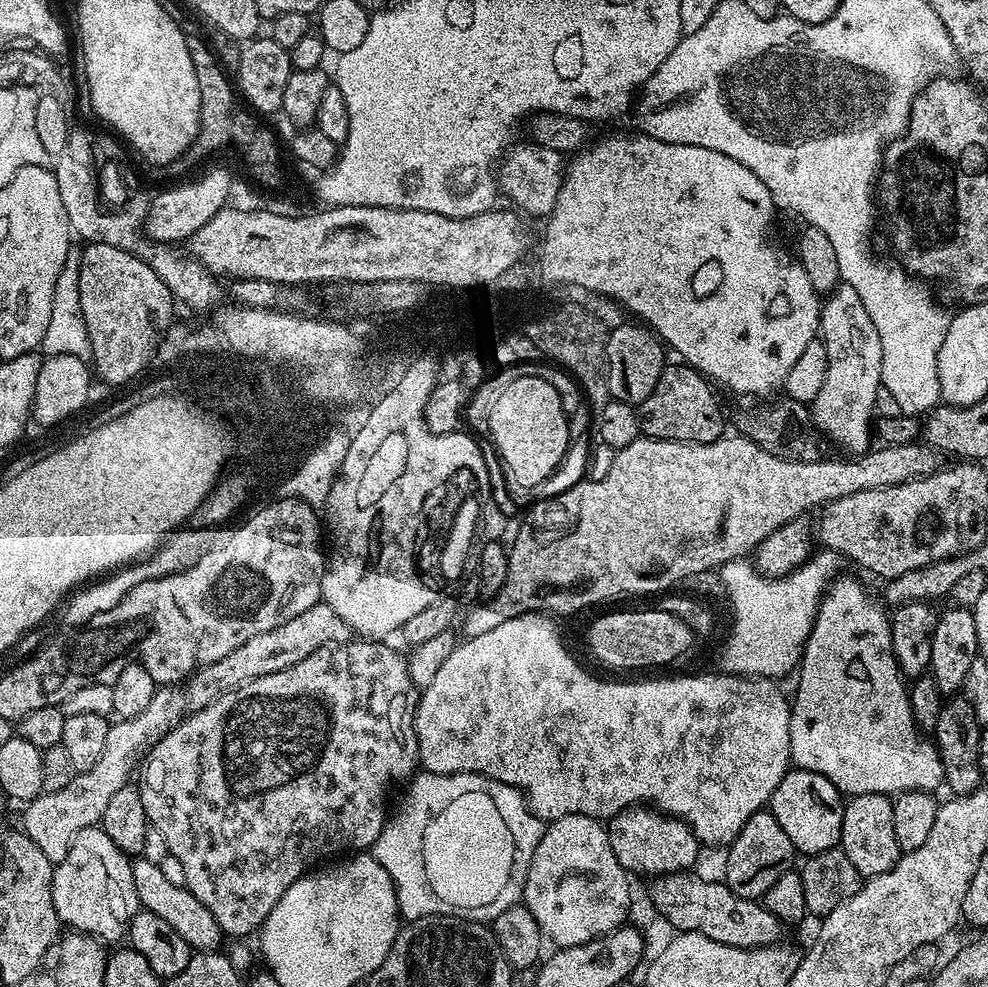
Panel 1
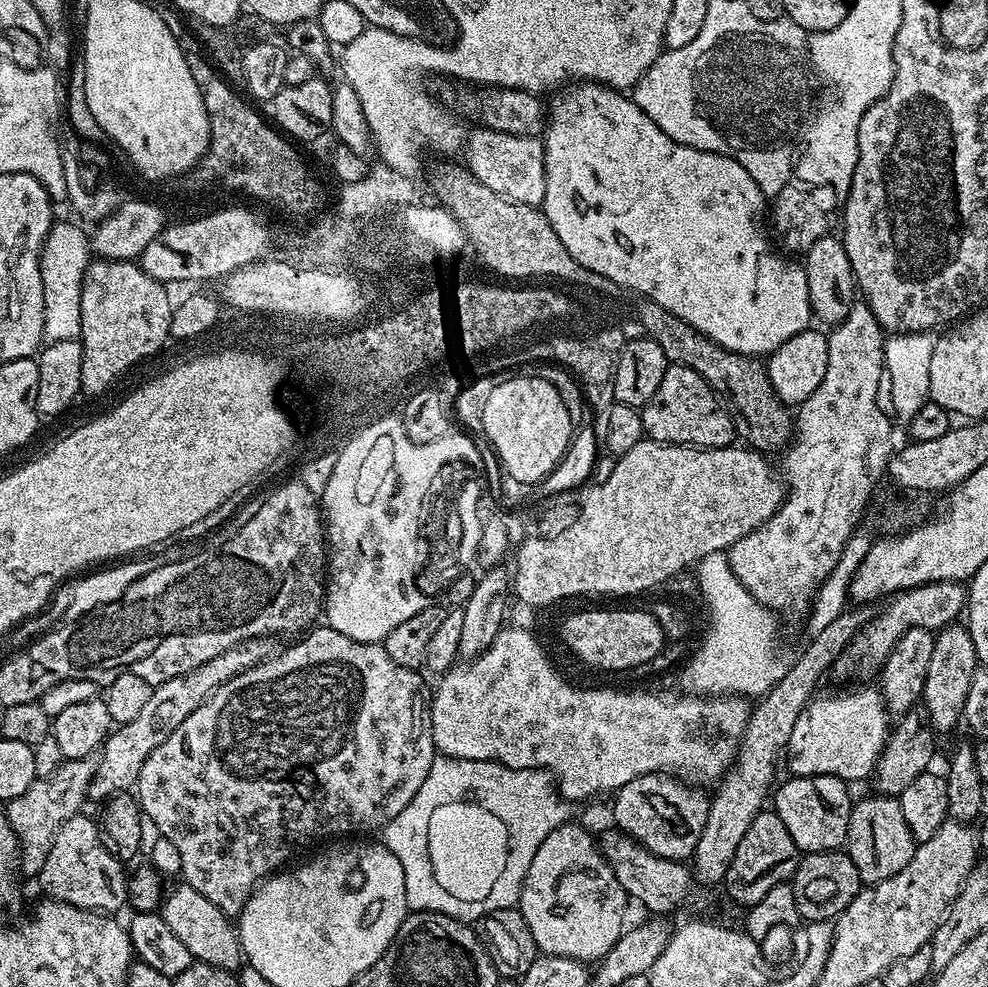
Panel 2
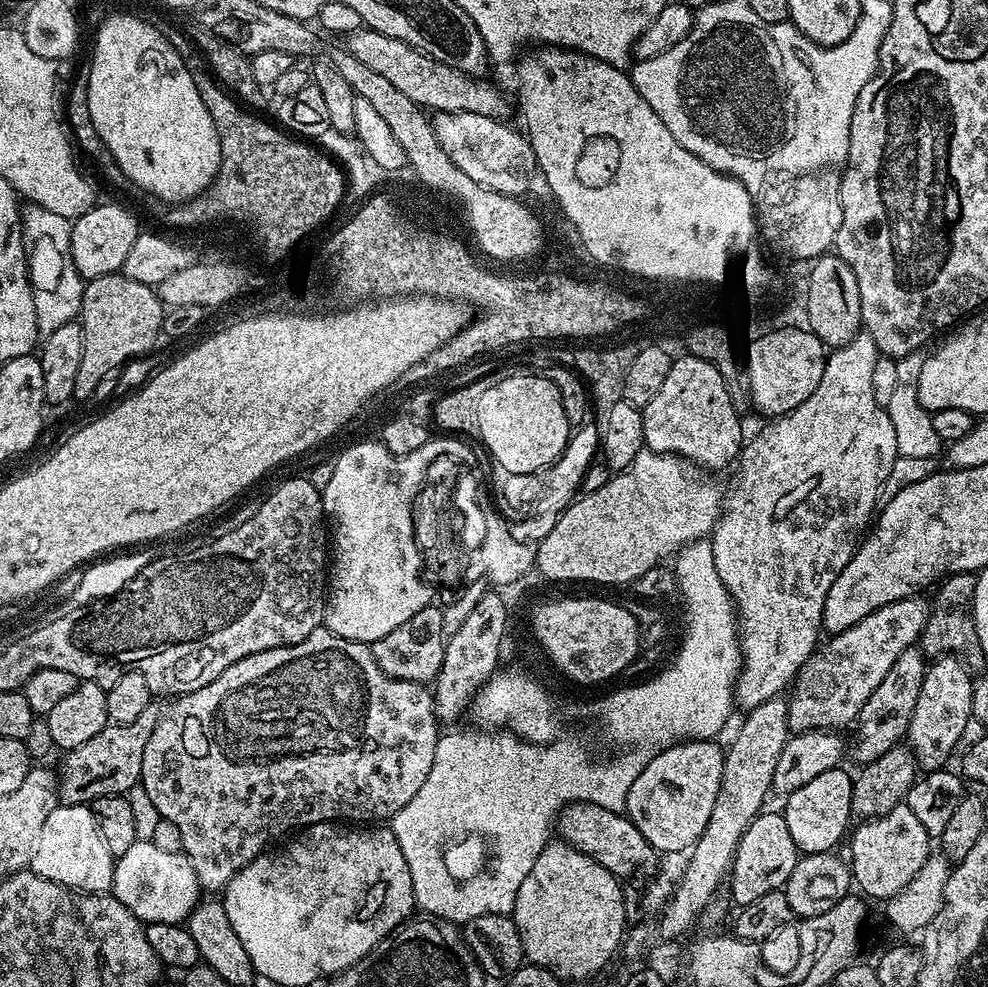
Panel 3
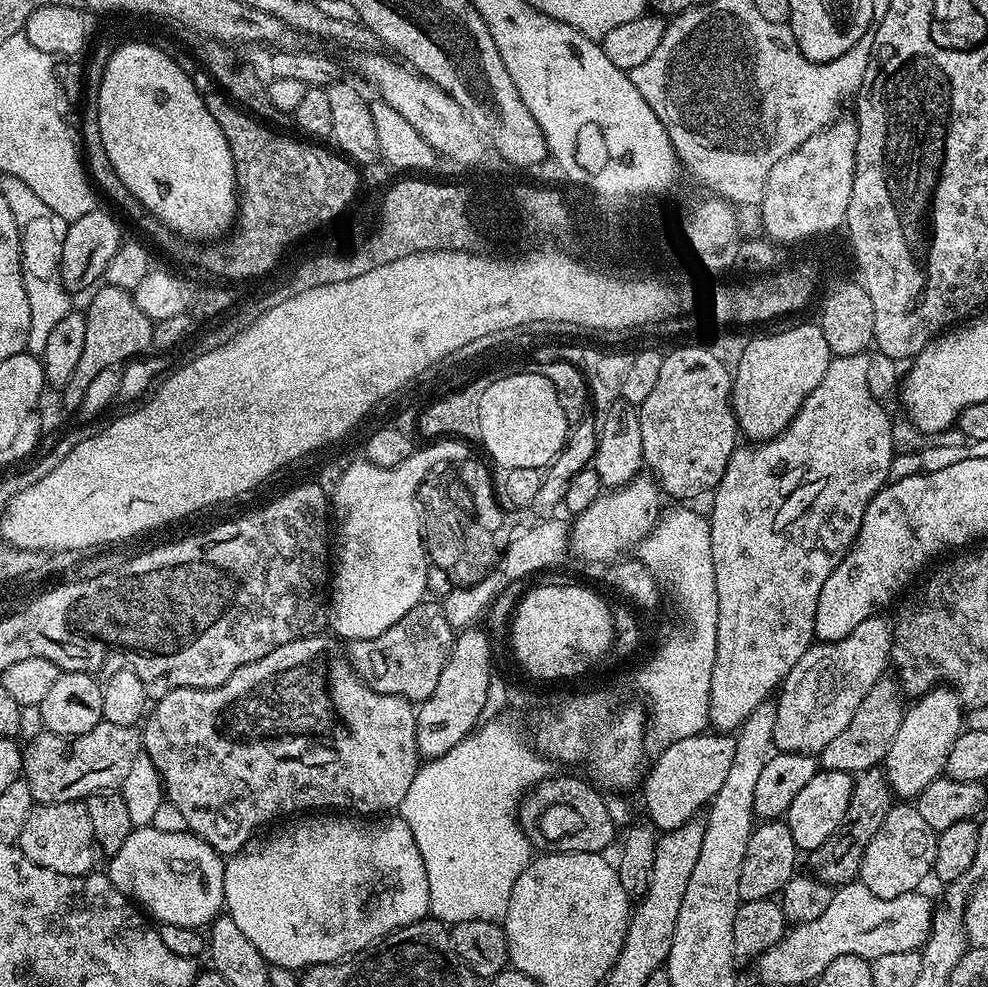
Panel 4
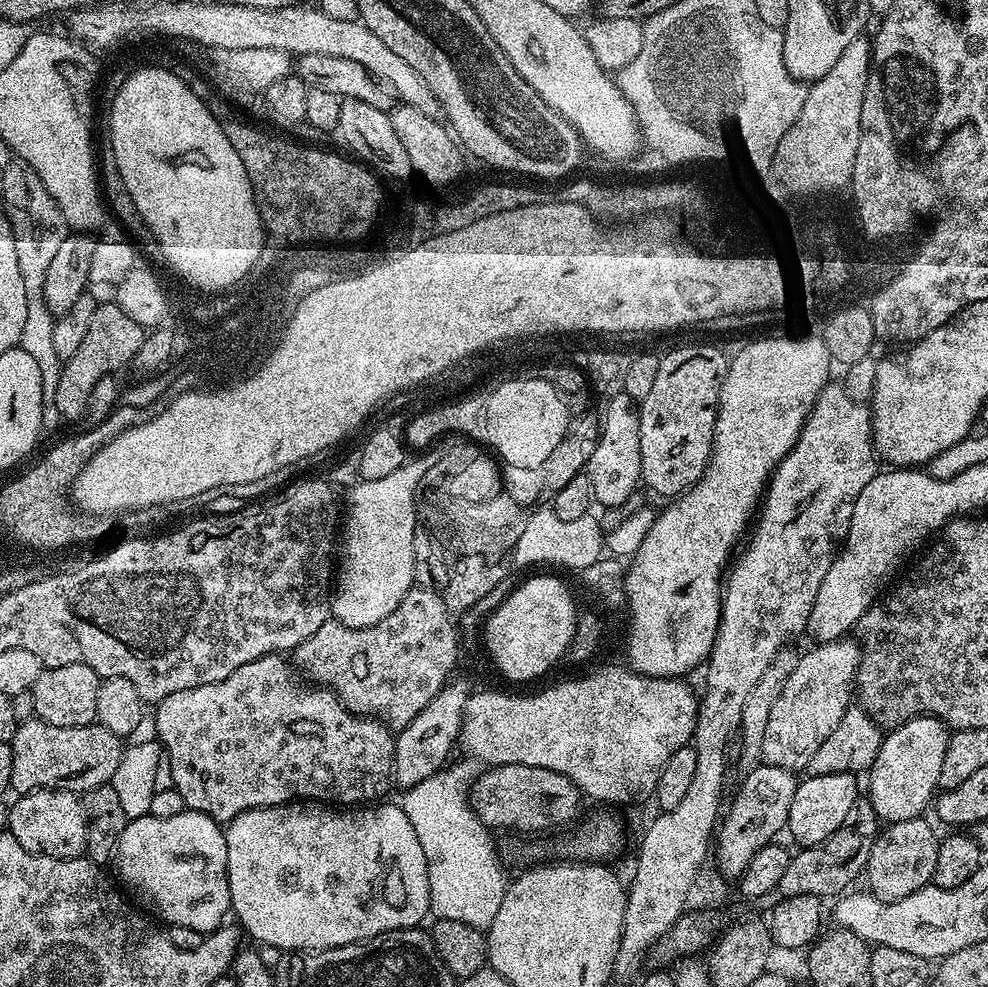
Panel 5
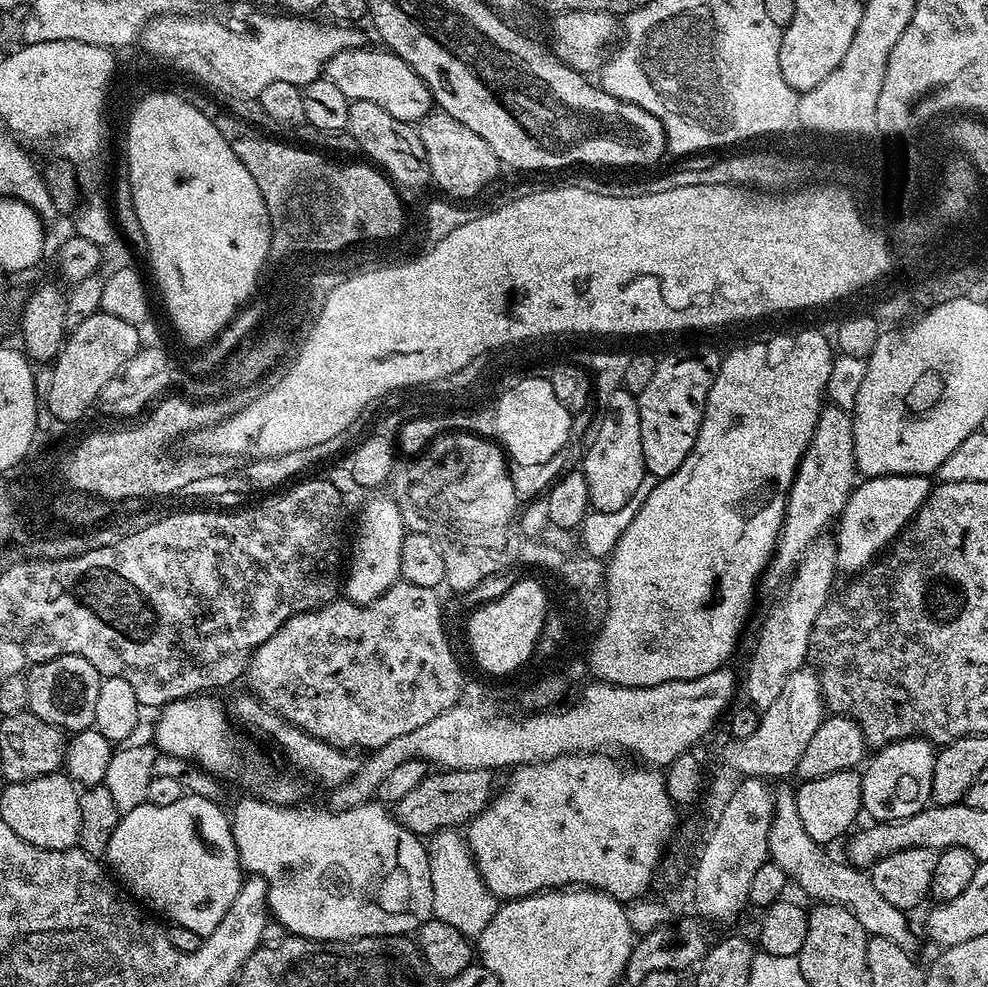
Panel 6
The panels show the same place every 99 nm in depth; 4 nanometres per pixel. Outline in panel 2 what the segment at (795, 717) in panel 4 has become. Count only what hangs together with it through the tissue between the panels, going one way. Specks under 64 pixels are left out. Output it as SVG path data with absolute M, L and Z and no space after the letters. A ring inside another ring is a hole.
M943 580L942 582L930 582L917 588L909 588L908 591L899 593L886 608L879 609L870 621L848 645L846 660L857 664L862 671L868 672L879 669L888 661L888 656L896 649L898 638L906 634L911 628L930 628L939 630L948 624L957 623L961 619L968 602L967 587L958 580Z

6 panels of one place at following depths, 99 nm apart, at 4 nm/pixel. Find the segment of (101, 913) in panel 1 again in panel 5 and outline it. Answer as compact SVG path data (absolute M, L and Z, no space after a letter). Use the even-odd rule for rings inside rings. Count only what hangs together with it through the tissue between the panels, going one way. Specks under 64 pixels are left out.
M40 788L15 797L8 809L7 831L26 850L39 856L75 860L85 855L86 814L84 801L75 792Z

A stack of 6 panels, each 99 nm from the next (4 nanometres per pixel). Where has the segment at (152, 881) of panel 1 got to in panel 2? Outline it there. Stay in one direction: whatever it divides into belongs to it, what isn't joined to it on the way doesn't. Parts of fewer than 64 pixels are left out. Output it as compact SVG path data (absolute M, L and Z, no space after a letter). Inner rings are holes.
M177 883L177 888L167 889L158 909L160 917L170 926L182 943L189 948L193 961L236 970L241 967L240 933L237 925L214 902L209 902L204 895L198 894L189 884Z

